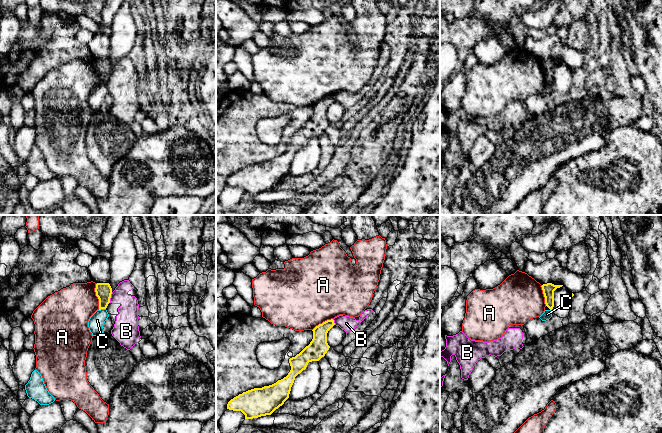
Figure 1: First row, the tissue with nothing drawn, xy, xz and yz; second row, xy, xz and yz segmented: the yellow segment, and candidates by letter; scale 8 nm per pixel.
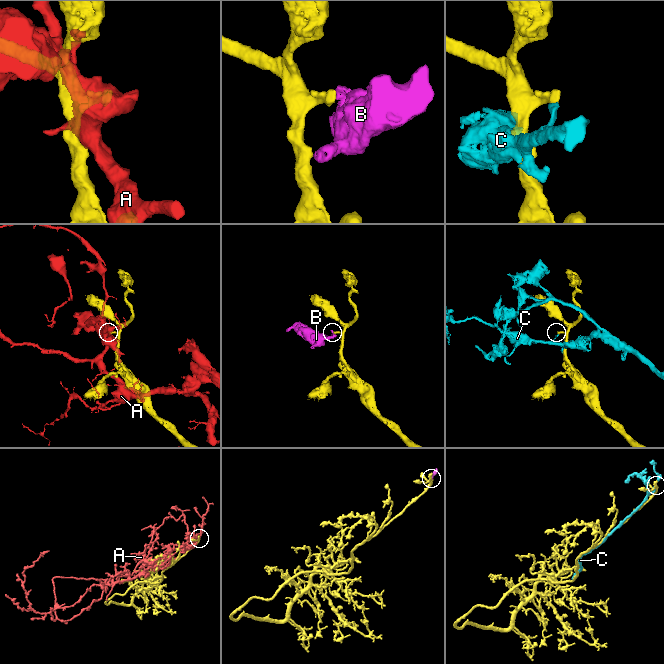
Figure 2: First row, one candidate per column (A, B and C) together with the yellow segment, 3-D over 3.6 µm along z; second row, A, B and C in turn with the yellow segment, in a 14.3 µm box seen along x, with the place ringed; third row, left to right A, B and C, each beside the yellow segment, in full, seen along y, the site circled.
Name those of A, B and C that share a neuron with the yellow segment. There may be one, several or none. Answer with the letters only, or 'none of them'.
none of them

